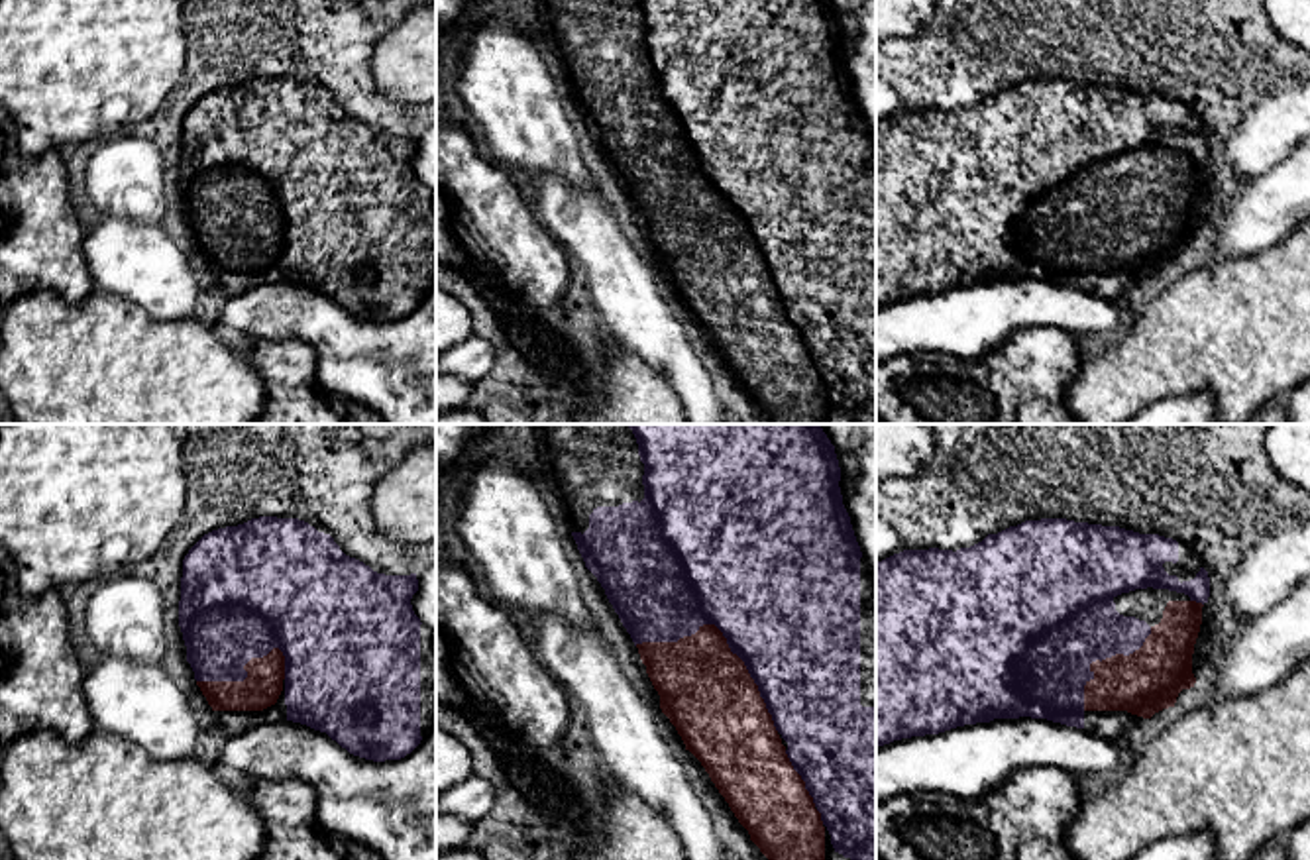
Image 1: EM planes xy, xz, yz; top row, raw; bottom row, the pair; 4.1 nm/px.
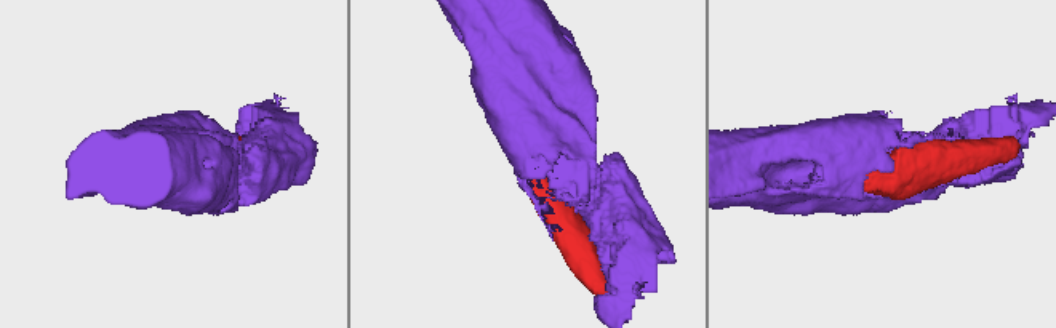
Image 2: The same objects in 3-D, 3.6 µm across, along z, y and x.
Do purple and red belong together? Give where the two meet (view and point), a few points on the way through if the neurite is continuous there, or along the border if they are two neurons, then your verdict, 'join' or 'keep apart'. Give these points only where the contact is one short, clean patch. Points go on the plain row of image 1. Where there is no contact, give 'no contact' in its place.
contact xz (725, 197); join

